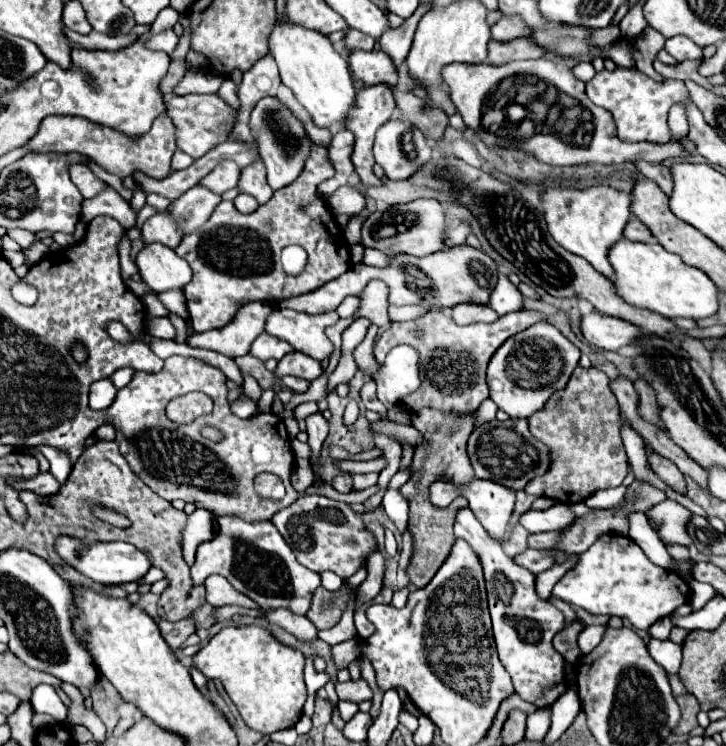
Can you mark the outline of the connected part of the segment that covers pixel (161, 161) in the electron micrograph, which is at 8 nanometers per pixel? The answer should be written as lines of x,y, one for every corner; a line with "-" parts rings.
47,116
41,124
37,134
25,144
31,152
47,154
47,152
57,152
57,154
69,154
69,152
79,152
89,158
93,158
105,172
115,174
119,178
129,176
133,170
141,170
153,178
165,178
171,172
171,156
177,148
175,144
175,126
171,118
159,116
153,122
153,128
137,136
135,140
125,136
123,132
117,132
109,126
93,124
87,118
79,116

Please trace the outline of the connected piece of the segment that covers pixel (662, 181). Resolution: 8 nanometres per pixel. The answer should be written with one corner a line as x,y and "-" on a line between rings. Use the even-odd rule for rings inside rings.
635,164
639,168
639,172
645,174
645,178
653,180
667,196
671,196
673,192
673,176
671,170
663,164

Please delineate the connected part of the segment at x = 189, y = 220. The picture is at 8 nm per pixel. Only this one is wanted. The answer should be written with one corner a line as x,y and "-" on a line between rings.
193,186
183,196
171,202
171,218
177,222
177,228
183,236
189,232
195,232
201,228
209,216
213,214
213,208
221,202
221,196
213,194
207,188

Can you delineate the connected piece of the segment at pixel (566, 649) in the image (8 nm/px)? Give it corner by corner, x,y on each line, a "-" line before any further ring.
573,622
573,624
569,624
567,628
563,628
563,630
553,638
555,650
557,650
565,660
569,660
571,664
575,664
575,660
581,656
581,650
579,650
579,646
577,646
577,636
579,636
581,630
583,630
583,624
581,624
581,622

